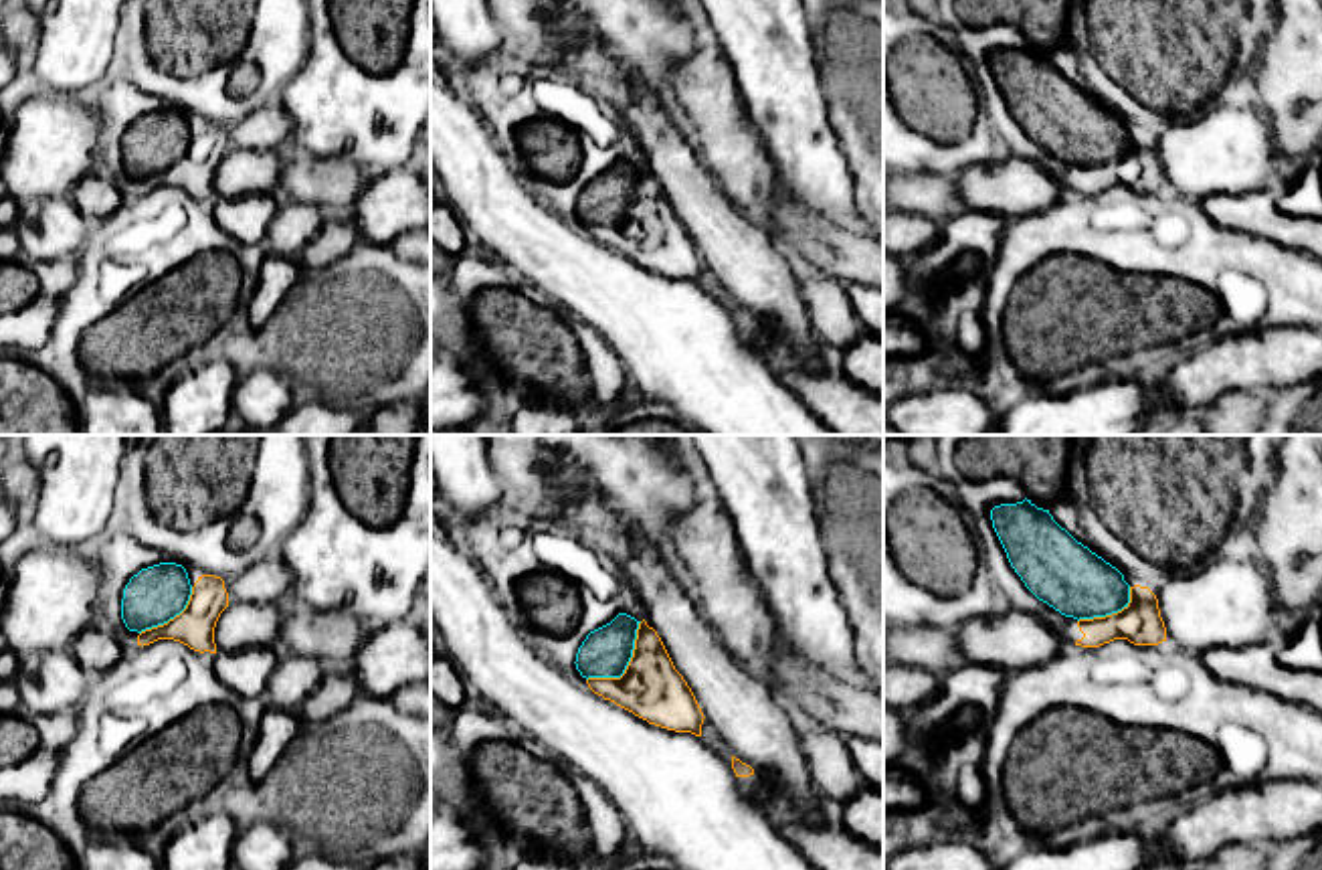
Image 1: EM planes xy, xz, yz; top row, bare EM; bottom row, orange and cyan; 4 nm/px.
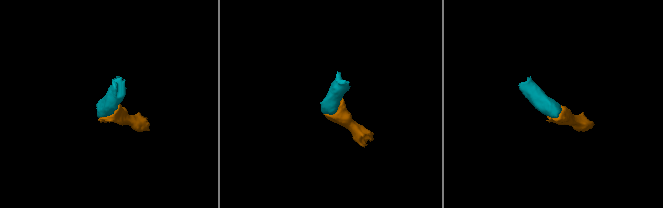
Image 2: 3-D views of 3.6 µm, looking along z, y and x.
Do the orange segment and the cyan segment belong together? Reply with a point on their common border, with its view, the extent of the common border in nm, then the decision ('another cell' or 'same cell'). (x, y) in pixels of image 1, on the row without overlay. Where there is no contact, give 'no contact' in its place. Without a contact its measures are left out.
meets orange in xz at (627, 213); contact 320 nm long; same cell

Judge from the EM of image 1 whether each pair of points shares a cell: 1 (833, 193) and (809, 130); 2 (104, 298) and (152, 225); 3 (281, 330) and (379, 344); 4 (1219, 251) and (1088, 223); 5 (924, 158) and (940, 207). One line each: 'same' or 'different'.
1: same
2: same
3: same
4: same
5: different

